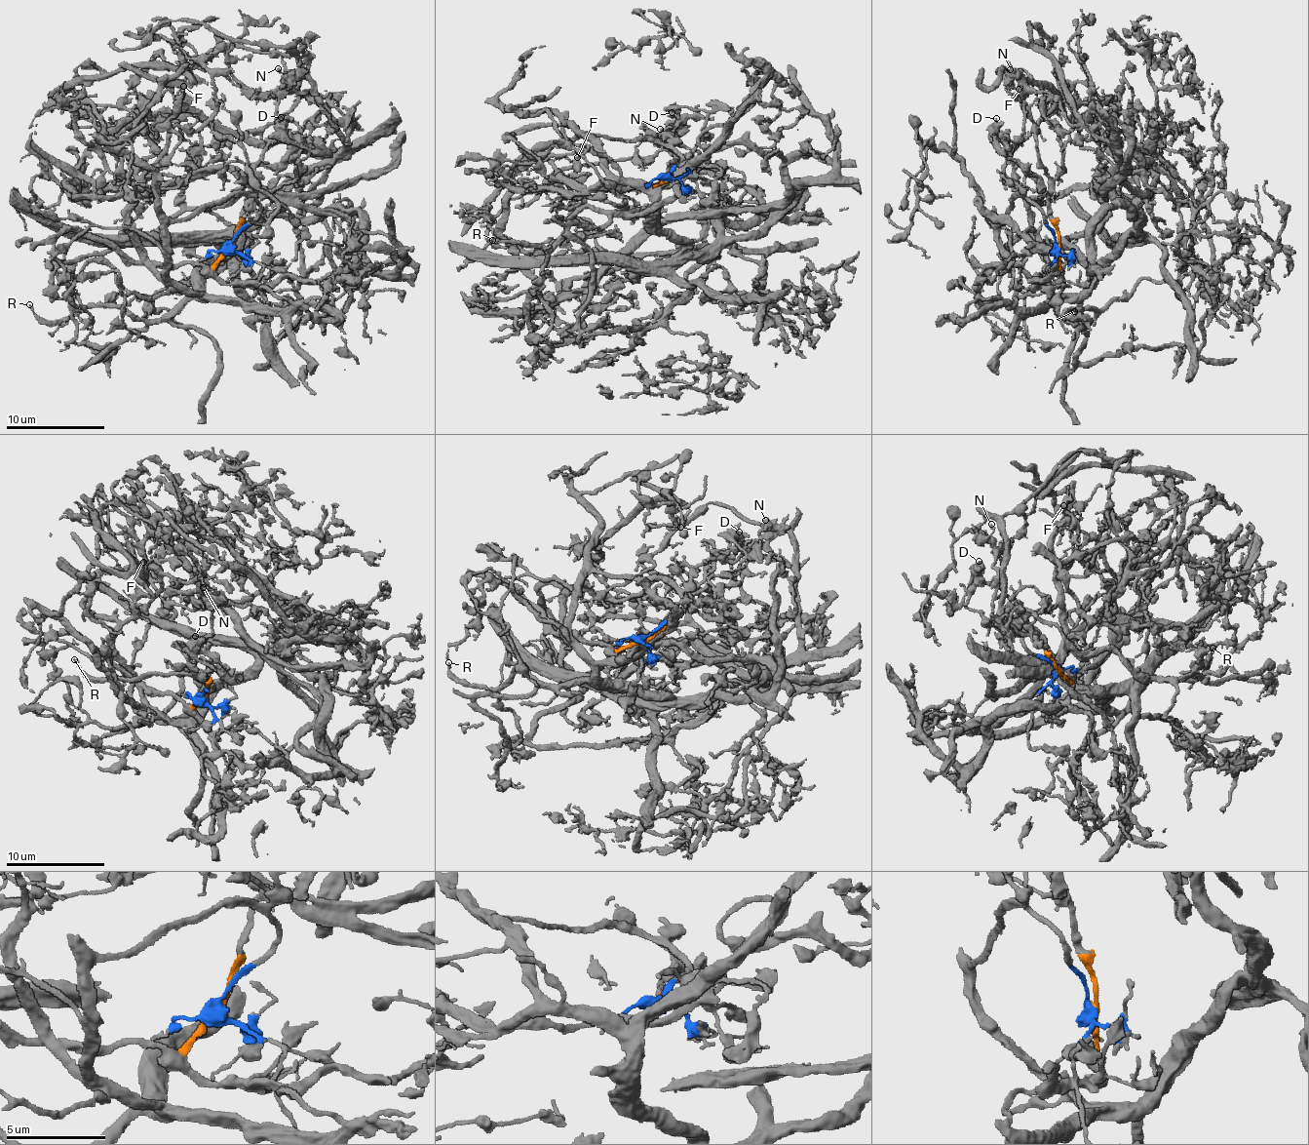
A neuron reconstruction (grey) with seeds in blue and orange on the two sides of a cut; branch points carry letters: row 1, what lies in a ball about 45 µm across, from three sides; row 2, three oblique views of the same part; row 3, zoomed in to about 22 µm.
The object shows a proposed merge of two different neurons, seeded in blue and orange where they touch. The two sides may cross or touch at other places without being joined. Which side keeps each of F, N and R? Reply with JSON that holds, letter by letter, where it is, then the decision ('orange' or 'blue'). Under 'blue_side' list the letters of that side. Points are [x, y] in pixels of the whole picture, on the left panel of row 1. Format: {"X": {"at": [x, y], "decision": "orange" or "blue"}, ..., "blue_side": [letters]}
{"F": {"at": [183, 86], "decision": "blue"}, "N": {"at": [278, 68], "decision": "blue"}, "R": {"at": [29, 304], "decision": "blue"}, "blue_side": ["F", "N", "R"]}

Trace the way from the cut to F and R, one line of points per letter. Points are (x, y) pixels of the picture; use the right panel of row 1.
F: (1058, 246), (1041, 208), (1019, 196), (997, 243), (1039, 280), (1045, 260), (1029, 204), (1050, 177), (1019, 89)
R: (1058, 246), (1014, 196), (997, 243), (1079, 299), (1070, 323), (1095, 312), (1074, 311)

